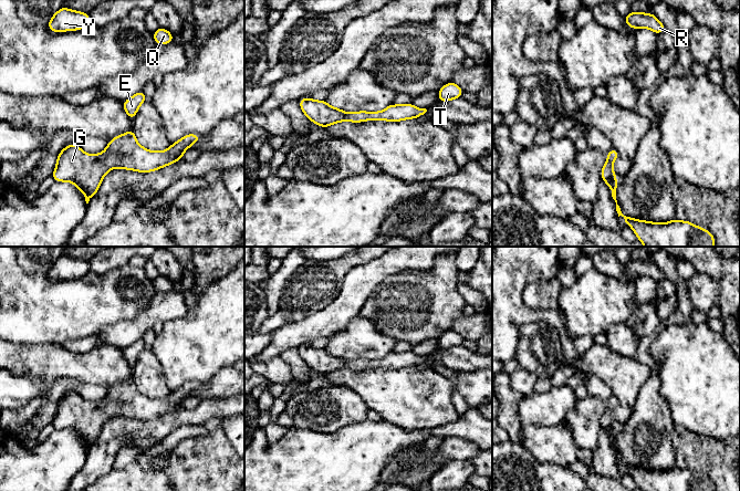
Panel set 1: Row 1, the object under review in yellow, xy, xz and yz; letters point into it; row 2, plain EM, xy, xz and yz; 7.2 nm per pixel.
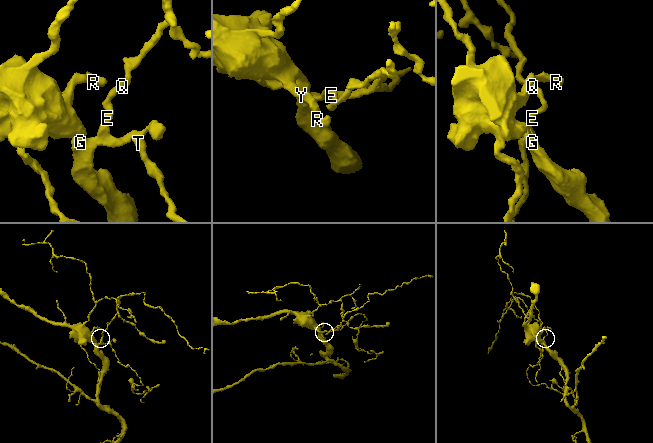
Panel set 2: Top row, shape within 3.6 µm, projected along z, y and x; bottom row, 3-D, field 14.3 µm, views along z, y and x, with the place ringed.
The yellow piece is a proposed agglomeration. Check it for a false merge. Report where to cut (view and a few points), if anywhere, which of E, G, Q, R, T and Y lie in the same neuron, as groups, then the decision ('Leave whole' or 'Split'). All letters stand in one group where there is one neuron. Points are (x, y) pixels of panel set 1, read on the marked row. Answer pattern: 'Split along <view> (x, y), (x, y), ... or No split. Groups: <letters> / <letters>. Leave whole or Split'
No split. Groups: E G Q R T Y. Leave whole

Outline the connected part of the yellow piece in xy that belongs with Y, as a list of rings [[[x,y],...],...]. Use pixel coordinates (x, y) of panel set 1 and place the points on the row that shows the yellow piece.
[[[62,7],[54,13],[48,28],[53,32],[76,31],[90,24],[90,17],[86,12],[73,11]]]

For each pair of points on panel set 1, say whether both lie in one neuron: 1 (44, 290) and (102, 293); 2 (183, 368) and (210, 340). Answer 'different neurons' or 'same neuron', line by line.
1: same neuron
2: same neuron

